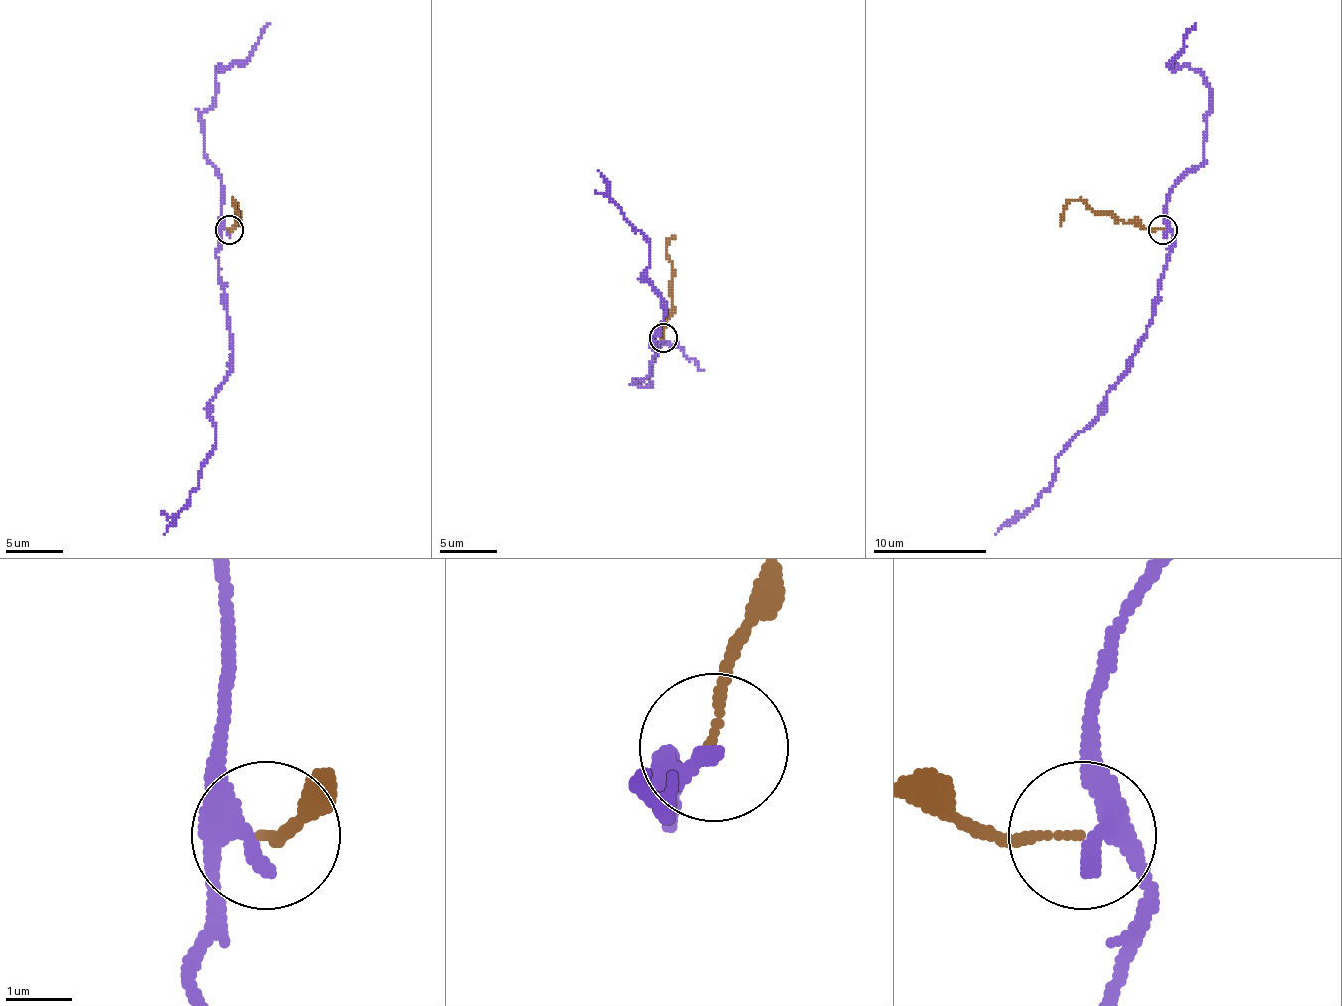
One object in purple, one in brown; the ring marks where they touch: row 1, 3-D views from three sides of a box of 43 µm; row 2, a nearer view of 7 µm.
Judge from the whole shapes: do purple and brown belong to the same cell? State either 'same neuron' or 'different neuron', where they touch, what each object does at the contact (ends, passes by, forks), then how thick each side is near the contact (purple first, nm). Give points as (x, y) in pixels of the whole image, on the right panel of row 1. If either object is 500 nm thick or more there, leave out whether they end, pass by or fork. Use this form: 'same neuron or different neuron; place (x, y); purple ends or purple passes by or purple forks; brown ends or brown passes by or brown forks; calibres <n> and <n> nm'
different neuron; place (1163, 229); purple passes by; brown ends; calibres 280 and 110 nm

